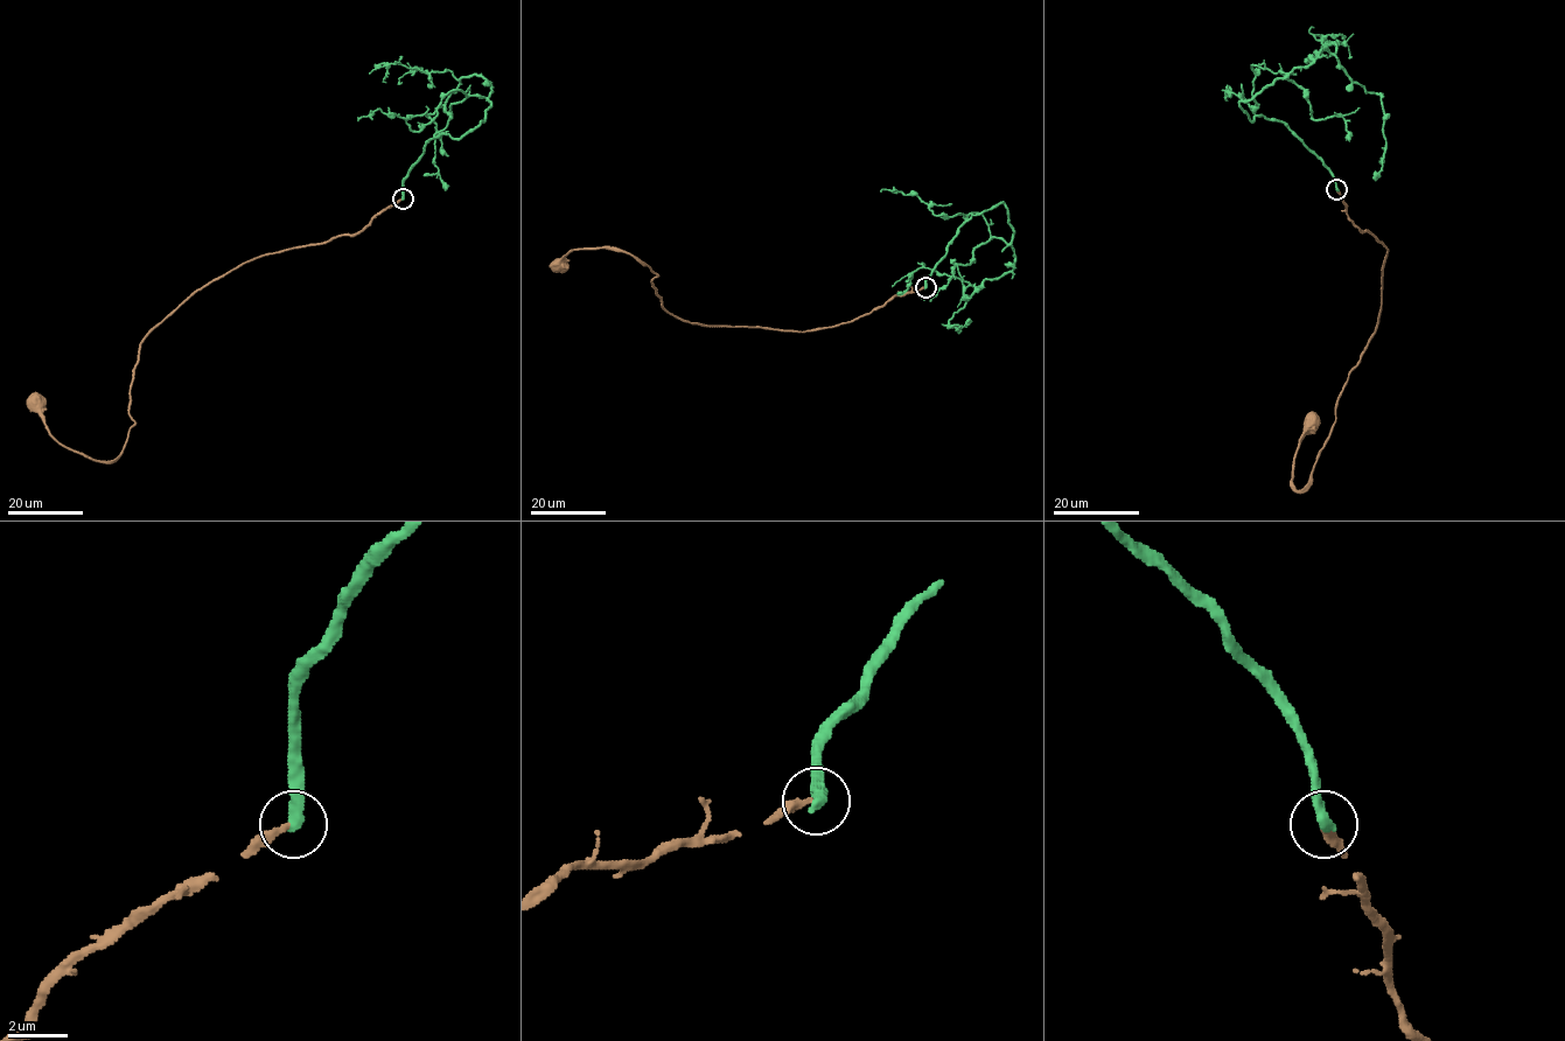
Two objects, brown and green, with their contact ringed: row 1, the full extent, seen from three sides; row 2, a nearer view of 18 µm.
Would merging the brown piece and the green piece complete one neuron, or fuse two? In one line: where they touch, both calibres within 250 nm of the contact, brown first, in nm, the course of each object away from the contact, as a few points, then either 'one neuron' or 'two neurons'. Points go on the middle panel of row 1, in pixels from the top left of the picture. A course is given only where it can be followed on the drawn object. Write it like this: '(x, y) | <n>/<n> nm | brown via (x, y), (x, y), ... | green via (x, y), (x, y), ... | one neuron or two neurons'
(926, 287) | 240/400 nm | brown via (926, 287), (804, 332), (706, 326), (663, 307), (658, 276), (636, 257), (575, 249), (560, 265) | green via (926, 287), (957, 230), (1004, 203), (1014, 267), (986, 279), (949, 322), (958, 330), (969, 321) | two neurons

